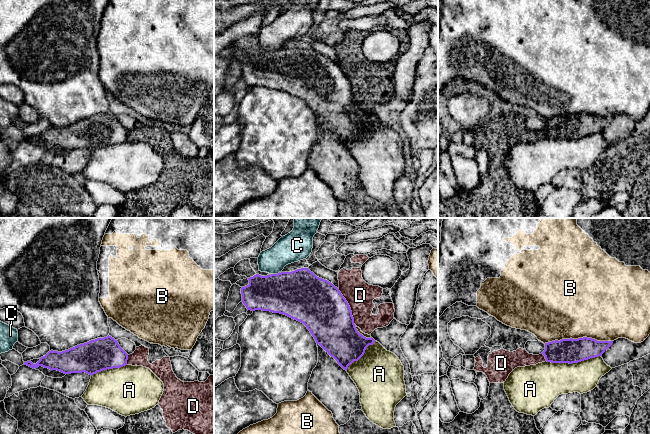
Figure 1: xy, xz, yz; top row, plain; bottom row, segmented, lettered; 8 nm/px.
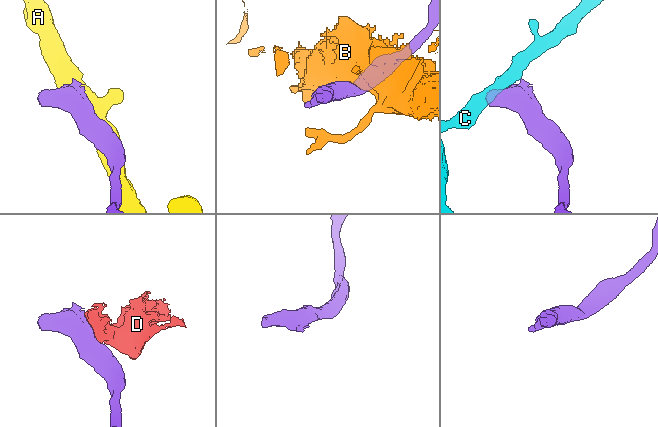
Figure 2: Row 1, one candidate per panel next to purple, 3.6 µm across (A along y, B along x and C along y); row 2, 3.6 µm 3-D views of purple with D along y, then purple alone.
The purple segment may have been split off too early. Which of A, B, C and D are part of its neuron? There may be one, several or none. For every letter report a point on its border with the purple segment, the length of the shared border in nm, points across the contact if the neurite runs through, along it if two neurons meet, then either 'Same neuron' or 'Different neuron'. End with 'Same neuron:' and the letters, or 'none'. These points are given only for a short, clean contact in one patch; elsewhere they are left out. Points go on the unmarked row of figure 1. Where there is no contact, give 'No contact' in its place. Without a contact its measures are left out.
A: Touches purple at yz (573, 138). Shared border 440 nm. Different neuron
B: Touches purple at yz (578, 114). Shared border 550 nm. Different neuron
C: Touches purple at xz (274, 50). Shared border 70 nm. Different neuron
D: Touches purple at xz (349, 82). Shared border 320 nm. Different neuron
Same neuron: none

